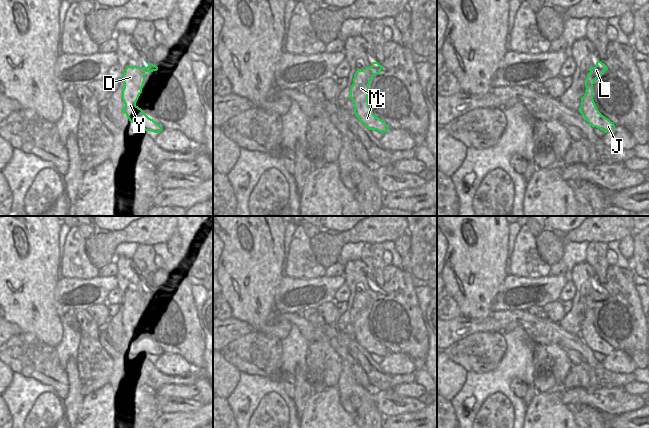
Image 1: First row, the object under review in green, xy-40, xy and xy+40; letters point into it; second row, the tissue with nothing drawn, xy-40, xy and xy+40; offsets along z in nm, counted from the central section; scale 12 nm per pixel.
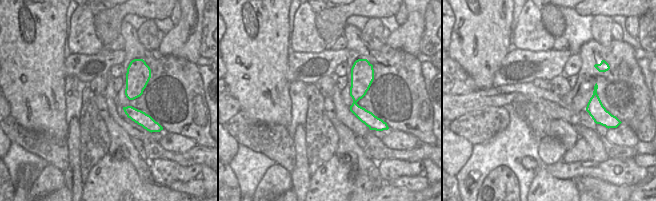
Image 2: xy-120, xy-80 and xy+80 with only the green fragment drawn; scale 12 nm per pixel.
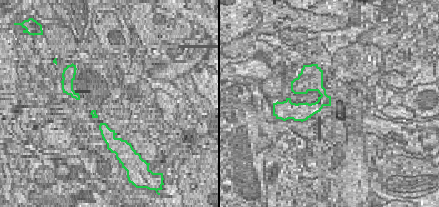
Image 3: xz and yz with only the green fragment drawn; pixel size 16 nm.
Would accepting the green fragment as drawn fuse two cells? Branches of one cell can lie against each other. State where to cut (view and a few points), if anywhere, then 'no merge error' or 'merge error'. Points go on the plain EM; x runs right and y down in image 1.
cut none; no merge error

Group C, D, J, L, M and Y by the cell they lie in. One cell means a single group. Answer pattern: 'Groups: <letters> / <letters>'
Groups: C D J L M Y

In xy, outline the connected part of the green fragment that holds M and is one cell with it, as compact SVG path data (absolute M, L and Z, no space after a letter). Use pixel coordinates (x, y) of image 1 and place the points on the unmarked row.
M372 286L371 291L357 294L350 312L350 322L354 327L354 338L358 344L369 354L385 357L389 354L389 350L373 338L368 325L369 308L373 300L379 298L382 293L378 286Z

